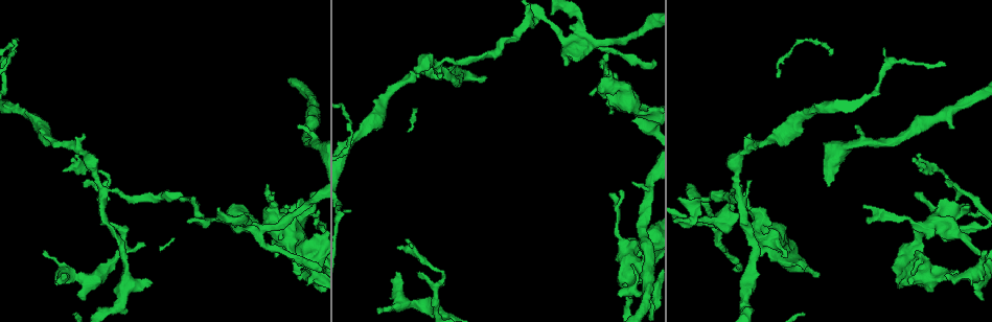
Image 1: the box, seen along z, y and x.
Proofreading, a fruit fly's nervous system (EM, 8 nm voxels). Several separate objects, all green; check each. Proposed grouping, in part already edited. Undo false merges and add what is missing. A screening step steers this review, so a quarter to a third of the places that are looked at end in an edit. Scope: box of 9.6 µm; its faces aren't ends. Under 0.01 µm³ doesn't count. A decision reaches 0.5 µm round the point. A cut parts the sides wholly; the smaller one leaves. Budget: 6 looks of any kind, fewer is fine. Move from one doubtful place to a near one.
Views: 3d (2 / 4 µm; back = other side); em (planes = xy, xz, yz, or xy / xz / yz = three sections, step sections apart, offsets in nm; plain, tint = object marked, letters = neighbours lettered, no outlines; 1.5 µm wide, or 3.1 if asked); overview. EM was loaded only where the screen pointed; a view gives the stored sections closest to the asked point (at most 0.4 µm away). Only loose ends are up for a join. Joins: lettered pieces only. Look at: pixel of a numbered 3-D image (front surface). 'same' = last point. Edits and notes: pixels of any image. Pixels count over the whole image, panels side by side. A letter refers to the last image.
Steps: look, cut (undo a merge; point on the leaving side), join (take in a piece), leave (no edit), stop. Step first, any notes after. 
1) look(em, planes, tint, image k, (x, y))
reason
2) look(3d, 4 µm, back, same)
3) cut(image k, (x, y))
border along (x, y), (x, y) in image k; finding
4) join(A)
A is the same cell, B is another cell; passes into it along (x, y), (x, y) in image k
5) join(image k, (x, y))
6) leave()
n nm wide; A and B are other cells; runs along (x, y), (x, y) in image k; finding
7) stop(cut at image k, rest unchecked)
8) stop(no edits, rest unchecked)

look(3d, 4 µm, image 1, (688, 220))
arms part here

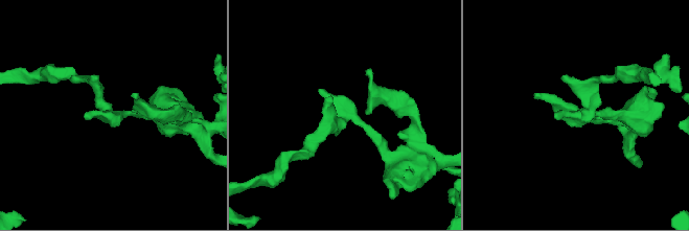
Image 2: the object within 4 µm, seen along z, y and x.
look(em, planes, tint, image 2, (123, 117))
need the tissue

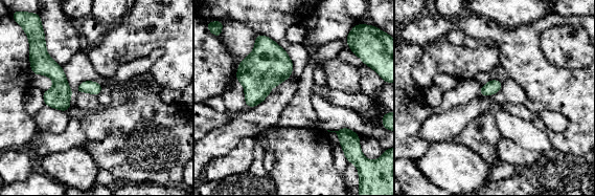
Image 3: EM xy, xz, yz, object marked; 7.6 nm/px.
look(em, planes, letters, same)

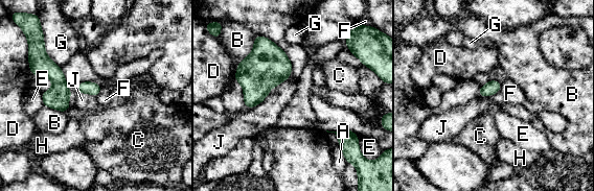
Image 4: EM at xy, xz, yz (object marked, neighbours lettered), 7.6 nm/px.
leave()
A, B, C, D, E, F, G, H and J are other cells; border along (269, 94), (250, 109) in image 4; one neuron here

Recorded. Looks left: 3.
look(em, planes, plain, image 1, (610, 194))
branch stops here

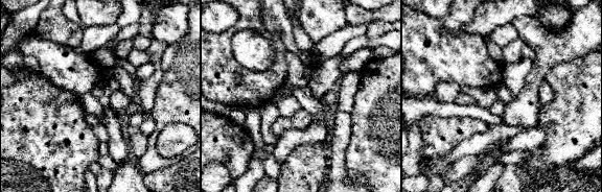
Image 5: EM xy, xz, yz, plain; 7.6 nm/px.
look(em, planes, letters, same)
see the neighbours

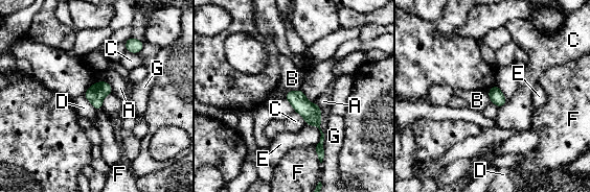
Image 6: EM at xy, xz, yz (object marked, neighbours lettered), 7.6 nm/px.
leave()
110 nm wide; A, B, C, D, E, F and G are other cells; border along (299, 89), (288, 91) in image 6; no lettered piece goes on from it

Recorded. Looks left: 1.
stop(no edits, rest unchecked)

